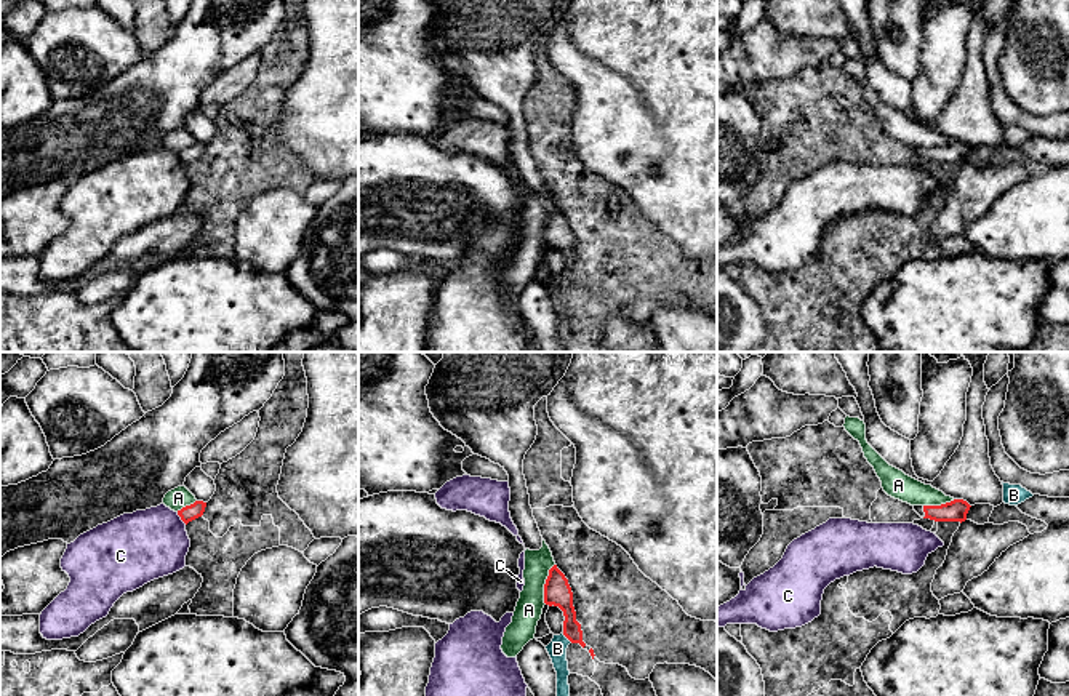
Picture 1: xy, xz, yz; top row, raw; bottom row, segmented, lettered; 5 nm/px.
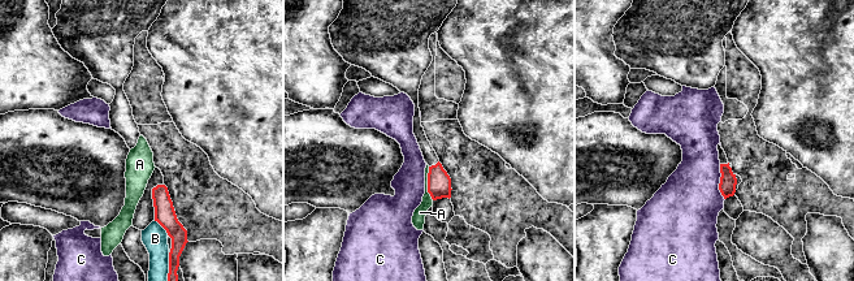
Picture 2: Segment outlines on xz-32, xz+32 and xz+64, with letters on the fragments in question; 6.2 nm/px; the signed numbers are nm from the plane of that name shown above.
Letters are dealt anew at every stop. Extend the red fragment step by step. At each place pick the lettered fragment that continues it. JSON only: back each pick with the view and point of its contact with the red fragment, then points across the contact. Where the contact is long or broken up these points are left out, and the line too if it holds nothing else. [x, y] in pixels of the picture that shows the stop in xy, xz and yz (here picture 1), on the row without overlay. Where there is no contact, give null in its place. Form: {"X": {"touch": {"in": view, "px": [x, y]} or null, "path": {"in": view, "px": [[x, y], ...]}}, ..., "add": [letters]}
{"add": []}

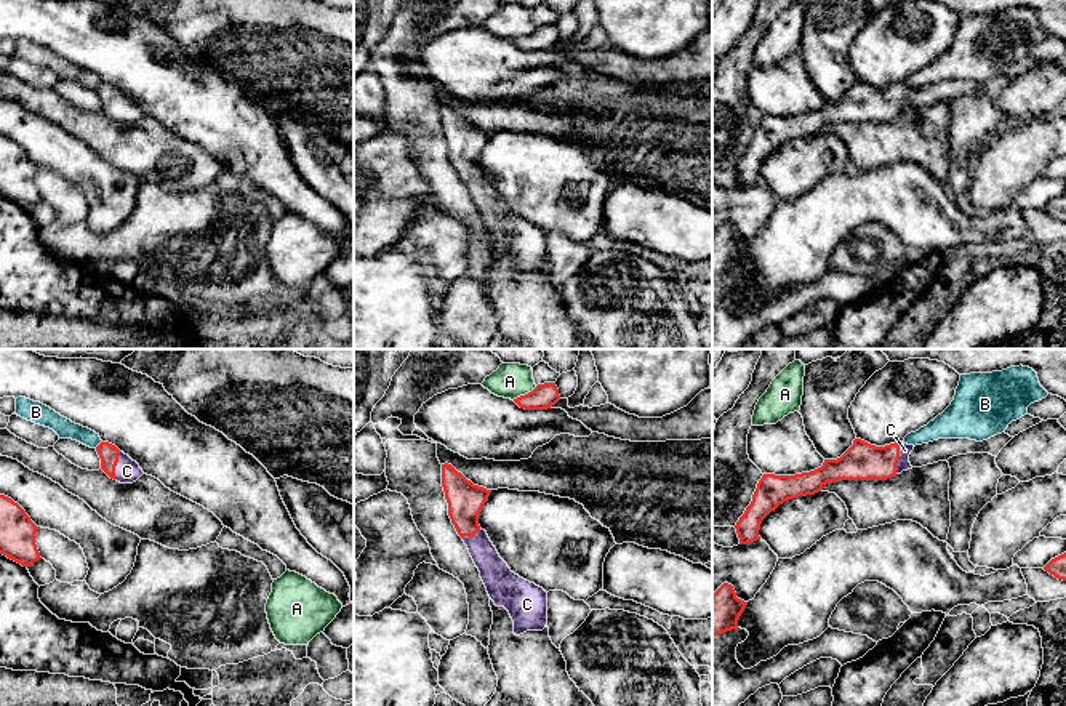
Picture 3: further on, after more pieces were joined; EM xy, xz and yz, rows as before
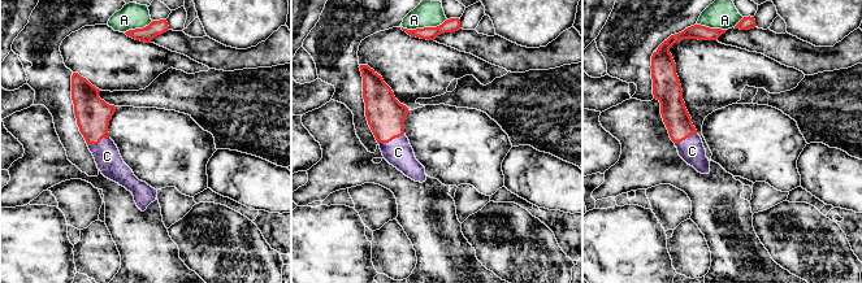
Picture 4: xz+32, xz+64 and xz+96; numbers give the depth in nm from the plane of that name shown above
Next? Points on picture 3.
{"C": {"touch": {"in": "yz", "px": [898, 100]}, "path": {"in": "yz", "px": [[861, 103], [898, 100], [905, 92]]}}, "add": ["C"]}

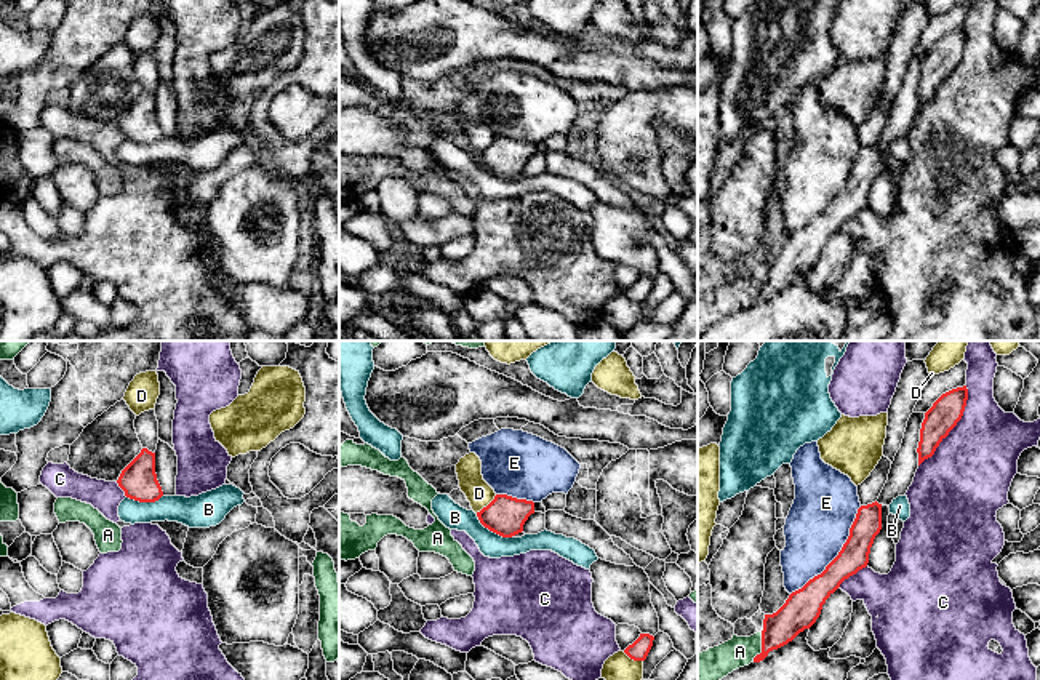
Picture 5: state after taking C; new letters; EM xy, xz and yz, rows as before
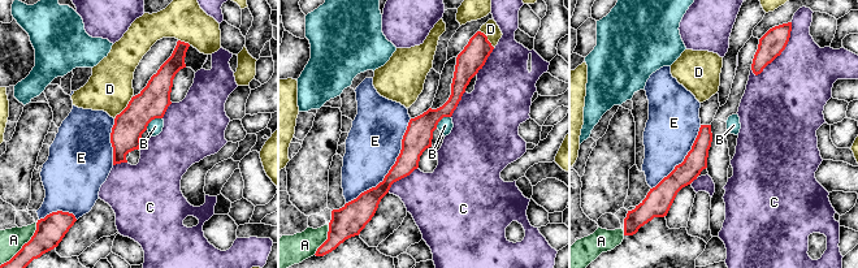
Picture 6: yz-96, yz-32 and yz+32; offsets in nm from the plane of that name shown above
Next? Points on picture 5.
{"add": []}

